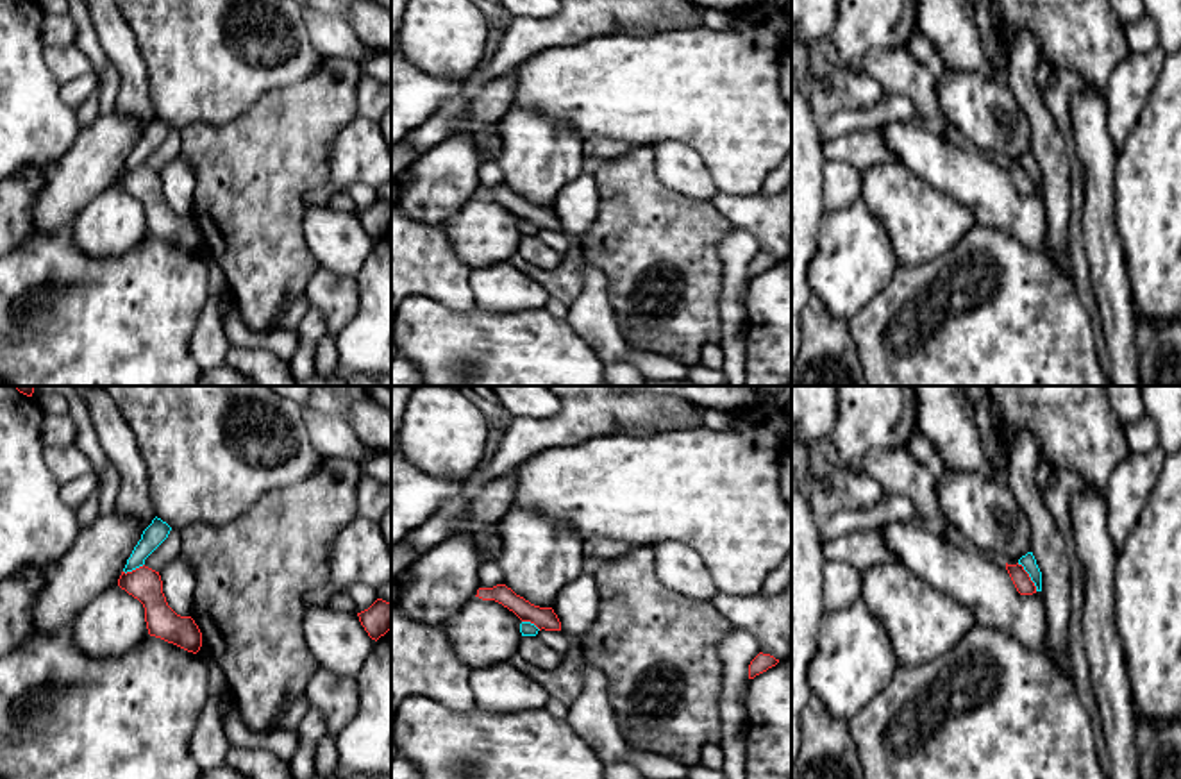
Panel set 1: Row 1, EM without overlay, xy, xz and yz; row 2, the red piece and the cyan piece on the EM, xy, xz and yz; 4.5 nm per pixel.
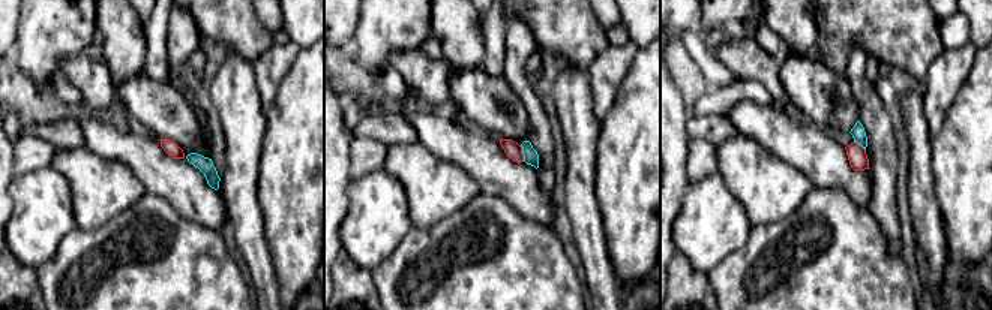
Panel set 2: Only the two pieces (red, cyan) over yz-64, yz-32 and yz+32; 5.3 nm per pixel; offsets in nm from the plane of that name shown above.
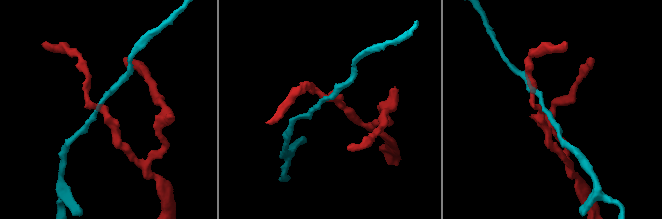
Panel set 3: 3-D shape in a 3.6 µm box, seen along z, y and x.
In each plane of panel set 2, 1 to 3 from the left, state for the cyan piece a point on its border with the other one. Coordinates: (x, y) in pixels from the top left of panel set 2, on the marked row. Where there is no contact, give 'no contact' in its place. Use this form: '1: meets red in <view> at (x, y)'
1: no contact
2: meets red in yz-32 at (521, 153)
3: meets red in yz+32 at (860, 146)

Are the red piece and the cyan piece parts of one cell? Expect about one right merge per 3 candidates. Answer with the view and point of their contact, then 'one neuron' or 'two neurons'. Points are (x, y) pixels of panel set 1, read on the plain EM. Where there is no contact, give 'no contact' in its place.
yz (1028, 175) | two neurons

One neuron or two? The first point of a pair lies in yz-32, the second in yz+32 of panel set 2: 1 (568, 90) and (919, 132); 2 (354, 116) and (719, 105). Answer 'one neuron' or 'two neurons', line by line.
1: one neuron
2: one neuron

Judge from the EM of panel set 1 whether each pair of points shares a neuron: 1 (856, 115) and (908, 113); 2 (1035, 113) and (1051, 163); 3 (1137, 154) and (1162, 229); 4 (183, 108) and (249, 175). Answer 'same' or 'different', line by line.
1: same
2: same
3: same
4: different

